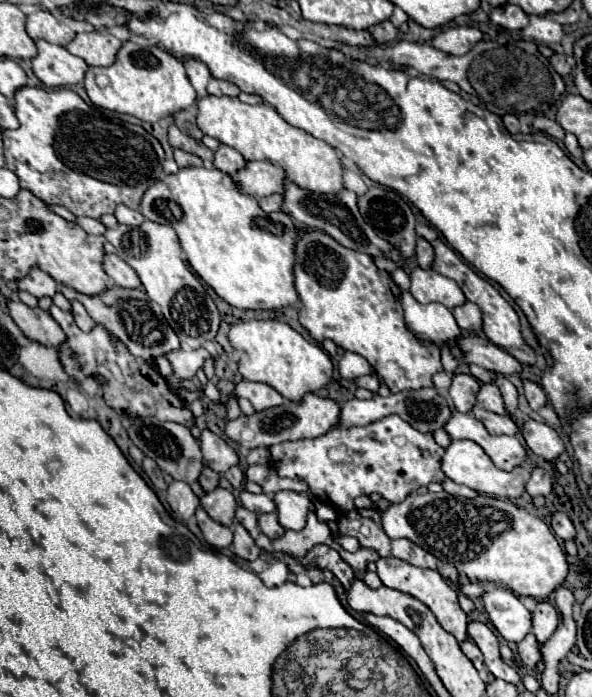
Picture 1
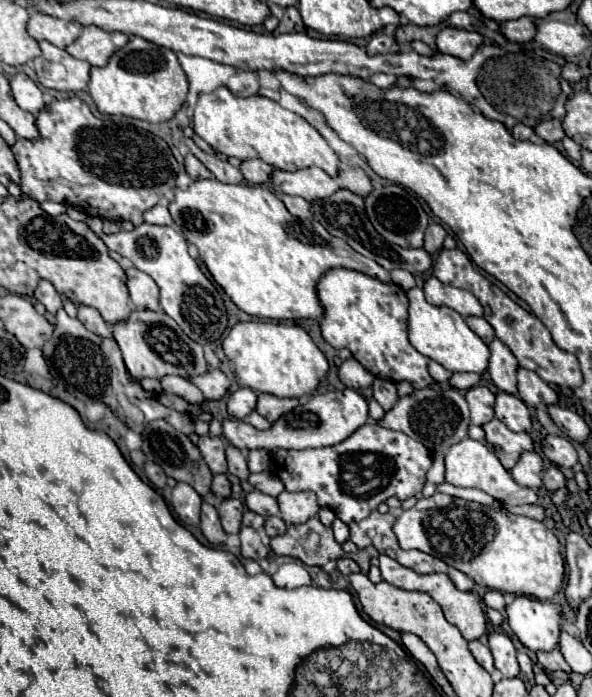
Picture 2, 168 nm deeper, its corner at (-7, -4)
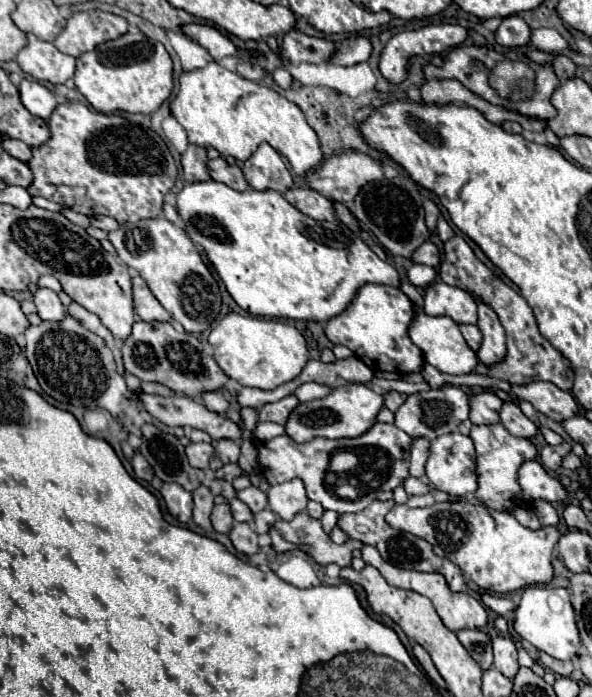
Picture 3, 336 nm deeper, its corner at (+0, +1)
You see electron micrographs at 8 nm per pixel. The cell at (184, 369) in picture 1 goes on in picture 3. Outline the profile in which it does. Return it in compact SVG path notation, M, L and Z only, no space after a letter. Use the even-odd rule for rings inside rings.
M205 391L205 393L201 393L201 399L203 399L205 407L209 407L209 411L215 411L219 415L225 415L225 411L229 407L229 403L221 391Z

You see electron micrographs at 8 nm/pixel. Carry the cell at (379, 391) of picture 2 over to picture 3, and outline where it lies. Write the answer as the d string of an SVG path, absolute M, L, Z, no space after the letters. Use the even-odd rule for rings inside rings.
M387 391L387 393L383 393L383 401L385 401L385 407L387 407L389 411L397 411L397 407L399 407L405 399L407 399L407 395L397 393L397 391Z

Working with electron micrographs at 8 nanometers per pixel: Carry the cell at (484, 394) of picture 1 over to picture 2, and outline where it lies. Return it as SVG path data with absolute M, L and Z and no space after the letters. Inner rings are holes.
M500 392L496 396L494 412L496 412L496 418L500 422L504 422L512 432L530 432L532 430L530 410L518 396Z

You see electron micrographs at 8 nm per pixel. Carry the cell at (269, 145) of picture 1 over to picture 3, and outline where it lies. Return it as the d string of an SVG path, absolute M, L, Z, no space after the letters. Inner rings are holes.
M209 61L203 69L181 75L179 93L171 103L171 113L185 127L189 143L199 147L211 145L223 157L231 155L233 159L245 161L261 143L269 143L287 159L293 175L305 175L323 161L317 133L295 103L269 87L227 71L215 61Z

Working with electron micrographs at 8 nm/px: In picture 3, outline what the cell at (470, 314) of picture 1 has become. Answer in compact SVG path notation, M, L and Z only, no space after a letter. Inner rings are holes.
M463 323L459 329L461 329L467 345L469 345L473 351L477 351L479 345L481 345L481 331L479 331L479 327L477 327L477 325L469 325L469 323L467 323L467 325Z

